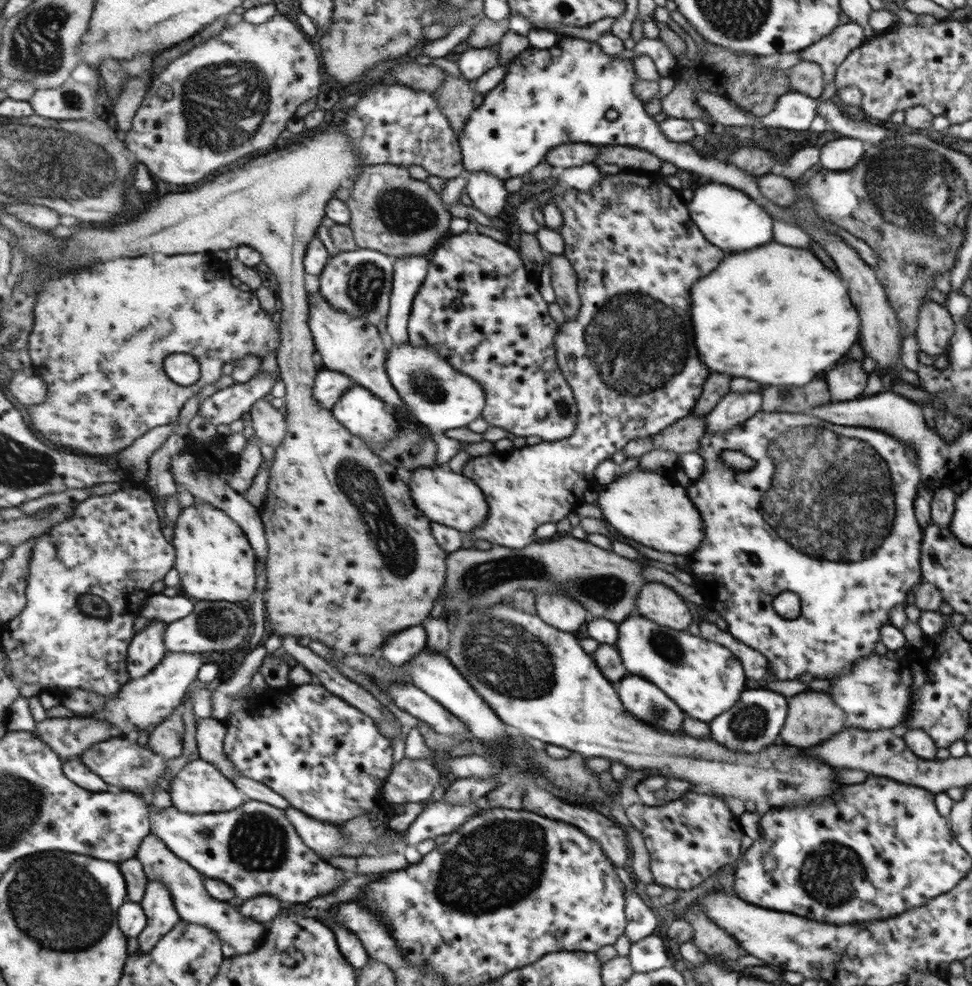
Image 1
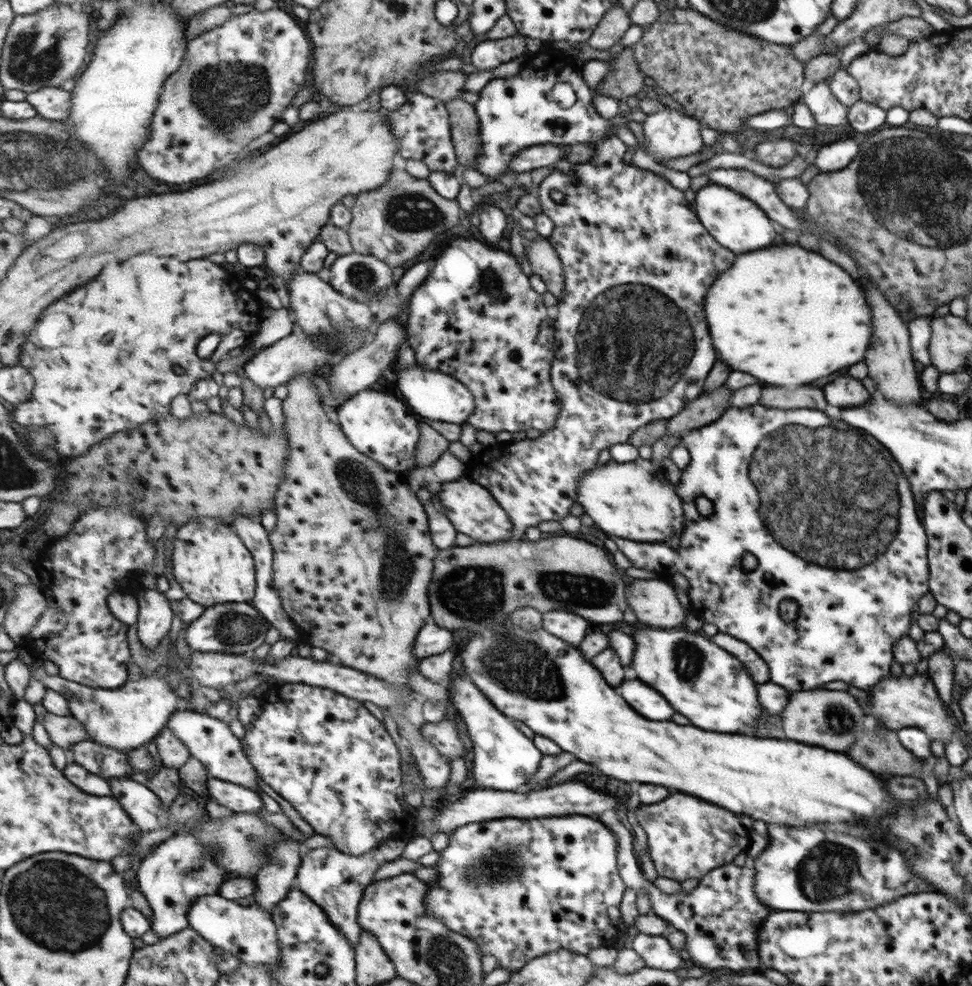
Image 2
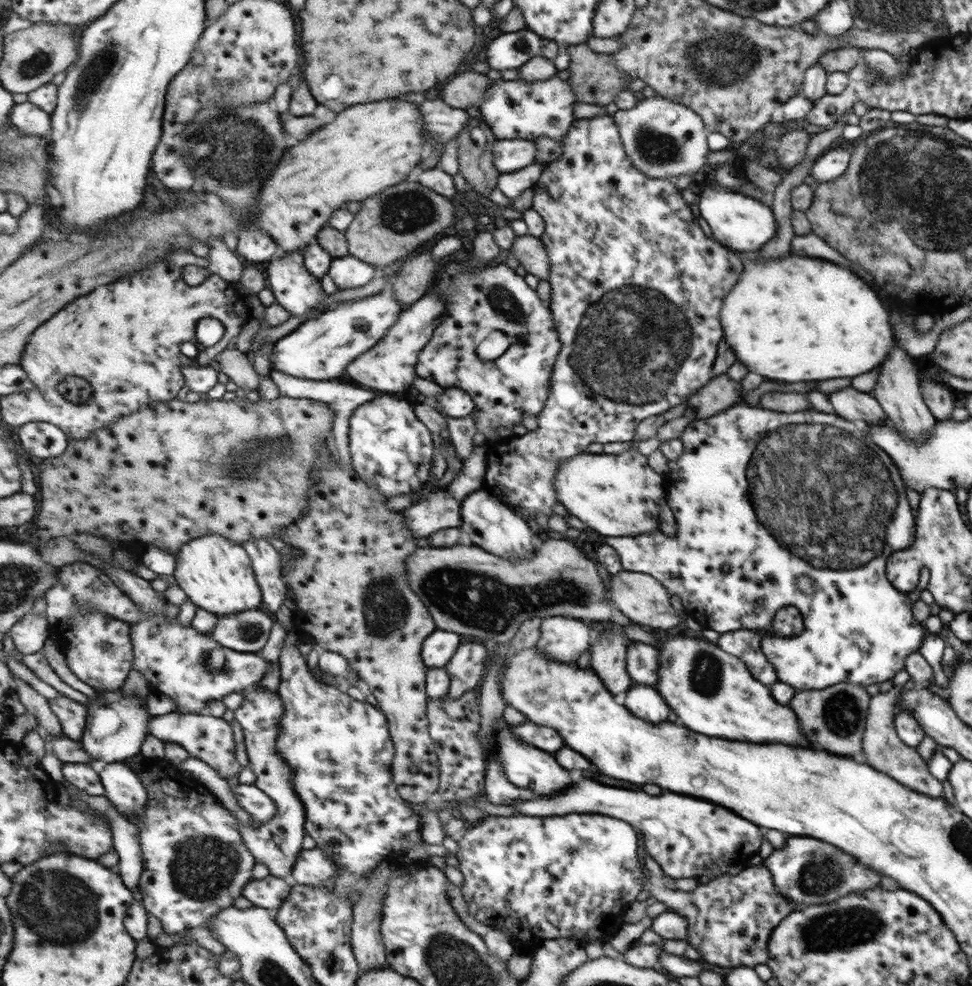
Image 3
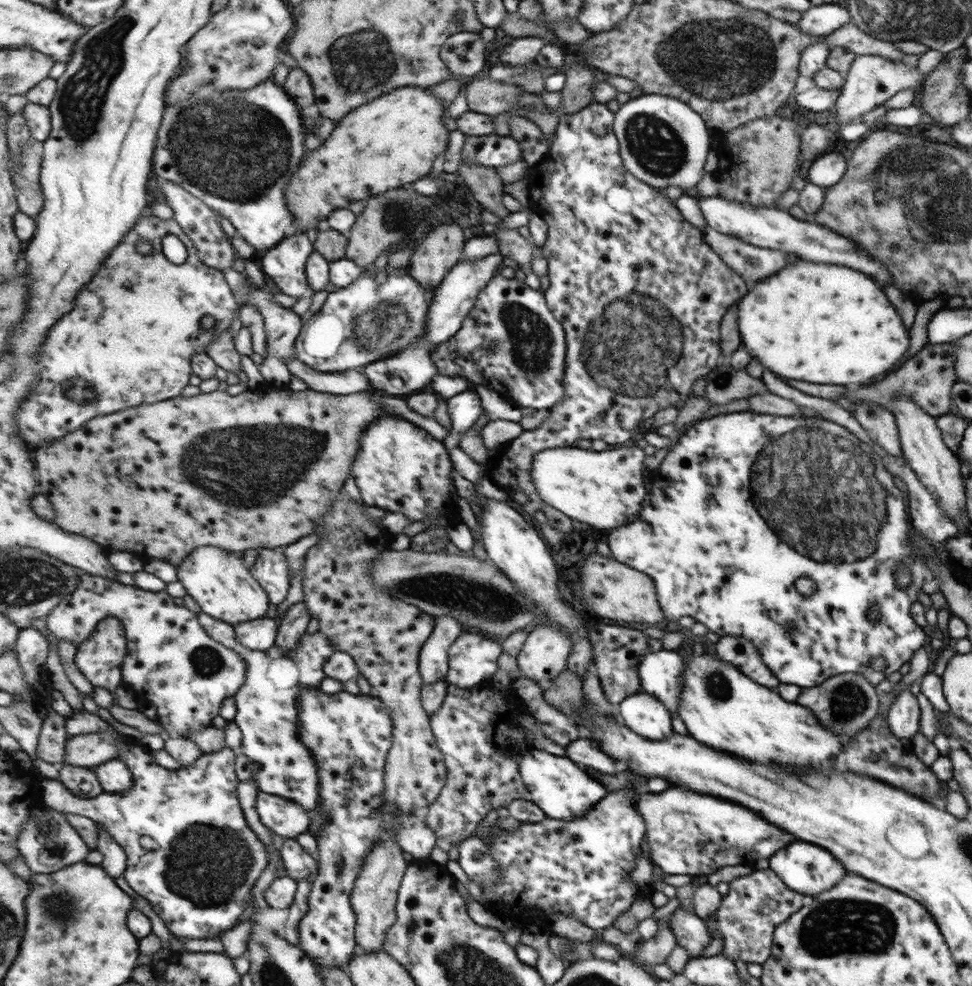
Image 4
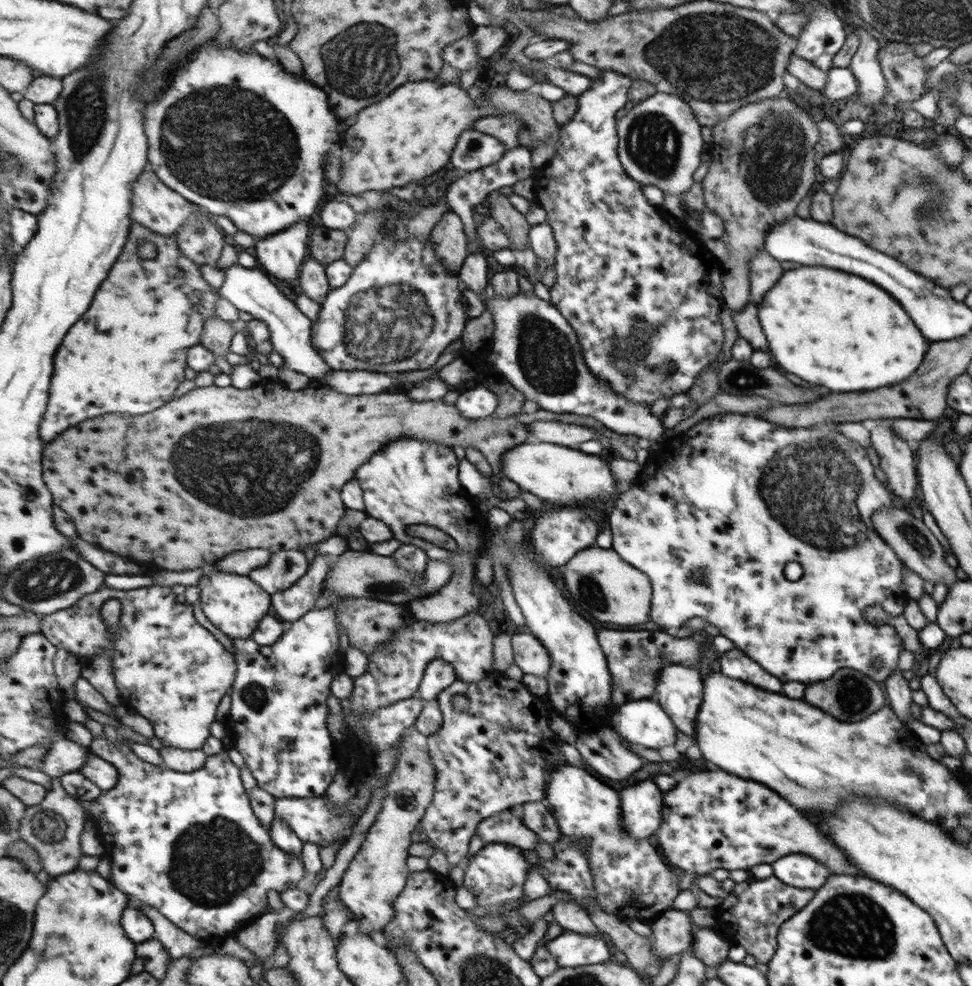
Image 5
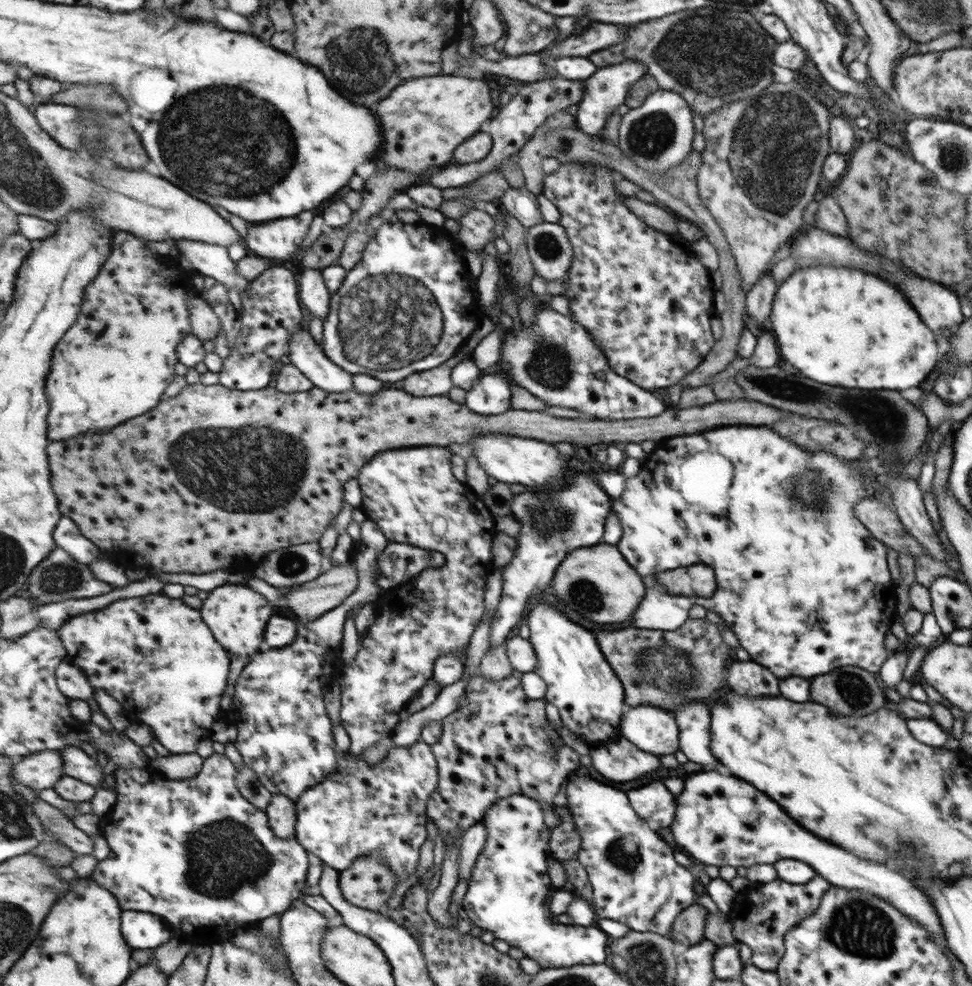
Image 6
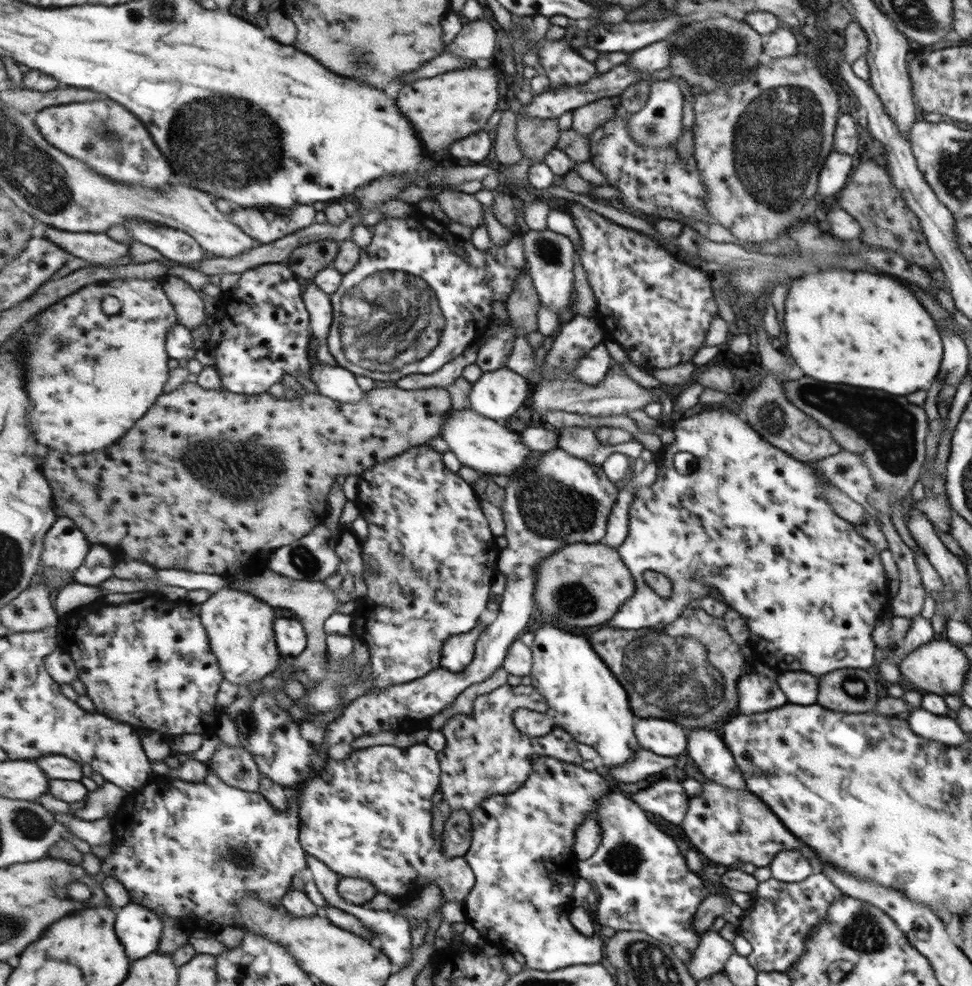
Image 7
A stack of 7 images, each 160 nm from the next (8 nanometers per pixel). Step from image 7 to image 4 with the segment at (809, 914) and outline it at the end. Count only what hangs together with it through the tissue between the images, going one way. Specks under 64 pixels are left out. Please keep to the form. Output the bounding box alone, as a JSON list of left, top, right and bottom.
[704,869,804,964]

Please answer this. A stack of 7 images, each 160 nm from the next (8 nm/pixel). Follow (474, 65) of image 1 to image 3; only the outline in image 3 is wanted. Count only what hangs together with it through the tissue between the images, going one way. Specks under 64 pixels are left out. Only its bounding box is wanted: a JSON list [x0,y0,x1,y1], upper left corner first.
[485,29,542,70]

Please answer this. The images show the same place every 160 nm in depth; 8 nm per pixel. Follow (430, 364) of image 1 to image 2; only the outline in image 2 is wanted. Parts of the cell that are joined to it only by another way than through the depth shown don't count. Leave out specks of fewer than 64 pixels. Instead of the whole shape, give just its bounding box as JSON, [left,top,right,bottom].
[395,364,478,549]

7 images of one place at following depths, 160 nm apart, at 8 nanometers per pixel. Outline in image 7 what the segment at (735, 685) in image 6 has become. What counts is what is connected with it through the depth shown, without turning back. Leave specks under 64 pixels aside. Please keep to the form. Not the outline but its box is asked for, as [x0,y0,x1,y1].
[737,668,787,714]

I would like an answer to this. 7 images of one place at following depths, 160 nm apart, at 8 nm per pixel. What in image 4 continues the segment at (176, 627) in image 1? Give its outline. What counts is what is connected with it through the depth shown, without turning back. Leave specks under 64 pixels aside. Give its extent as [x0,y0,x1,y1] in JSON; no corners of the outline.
[234,617,279,651]

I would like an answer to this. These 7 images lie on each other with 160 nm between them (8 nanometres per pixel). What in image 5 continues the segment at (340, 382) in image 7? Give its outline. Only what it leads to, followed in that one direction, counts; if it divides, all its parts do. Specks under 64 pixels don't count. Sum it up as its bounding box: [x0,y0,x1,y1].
[221,264,332,382]

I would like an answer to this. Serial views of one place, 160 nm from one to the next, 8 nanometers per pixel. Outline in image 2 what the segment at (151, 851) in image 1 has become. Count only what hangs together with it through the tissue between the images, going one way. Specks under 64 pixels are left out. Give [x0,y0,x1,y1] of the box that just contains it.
[190,896,282,966]

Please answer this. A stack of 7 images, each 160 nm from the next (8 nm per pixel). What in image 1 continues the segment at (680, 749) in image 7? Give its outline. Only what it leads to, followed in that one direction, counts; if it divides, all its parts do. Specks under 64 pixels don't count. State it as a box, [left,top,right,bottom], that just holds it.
[617,674,683,730]

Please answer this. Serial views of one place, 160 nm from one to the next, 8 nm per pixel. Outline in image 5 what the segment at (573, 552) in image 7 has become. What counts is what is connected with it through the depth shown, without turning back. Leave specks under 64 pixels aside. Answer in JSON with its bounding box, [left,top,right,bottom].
[561,546,653,624]

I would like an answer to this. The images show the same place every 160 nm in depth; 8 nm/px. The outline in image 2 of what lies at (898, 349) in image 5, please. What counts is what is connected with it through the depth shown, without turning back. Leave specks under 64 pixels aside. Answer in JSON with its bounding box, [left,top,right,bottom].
[707,244,874,386]

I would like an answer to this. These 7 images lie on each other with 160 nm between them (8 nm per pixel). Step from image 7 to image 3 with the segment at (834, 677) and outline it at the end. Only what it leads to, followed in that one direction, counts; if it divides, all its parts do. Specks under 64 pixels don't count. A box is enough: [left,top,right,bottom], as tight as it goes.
[789,682,869,754]

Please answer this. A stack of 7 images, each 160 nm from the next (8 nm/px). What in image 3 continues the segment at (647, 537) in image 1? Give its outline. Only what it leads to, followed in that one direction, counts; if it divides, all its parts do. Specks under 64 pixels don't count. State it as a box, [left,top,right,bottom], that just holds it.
[553,448,667,536]

